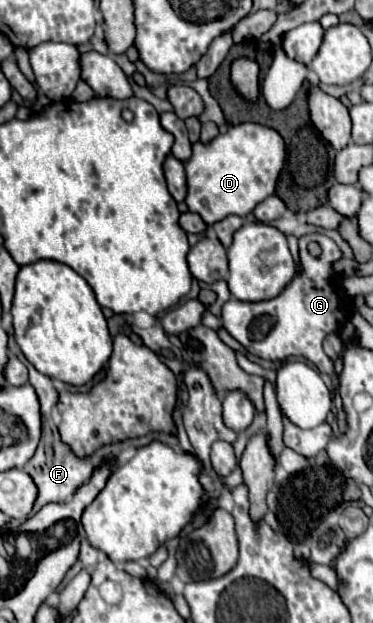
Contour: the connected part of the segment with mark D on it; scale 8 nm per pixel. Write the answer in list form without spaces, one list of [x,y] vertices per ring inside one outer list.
[[[243,122],[219,134],[209,146],[193,144],[193,156],[185,166],[187,172],[187,206],[207,224],[215,224],[229,214],[247,216],[267,196],[275,194],[277,178],[285,166],[285,142],[273,128]]]

